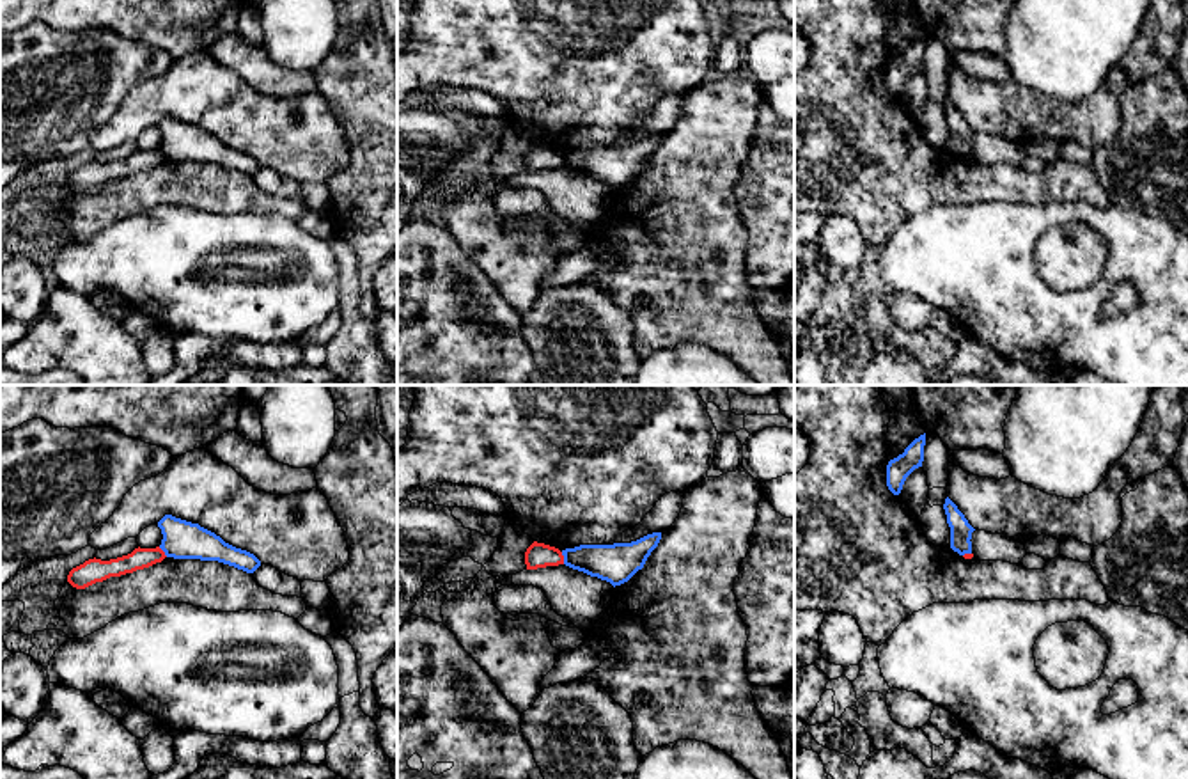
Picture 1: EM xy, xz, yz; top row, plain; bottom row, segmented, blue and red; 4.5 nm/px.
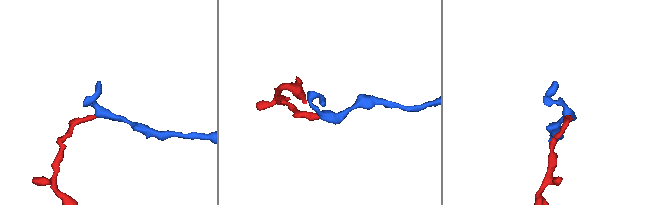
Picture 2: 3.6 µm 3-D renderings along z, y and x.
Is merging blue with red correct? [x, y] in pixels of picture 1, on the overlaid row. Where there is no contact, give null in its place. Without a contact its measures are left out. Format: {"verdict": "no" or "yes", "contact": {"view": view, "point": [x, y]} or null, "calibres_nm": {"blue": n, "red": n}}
{"verdict": "no", "contact": {"view": "xz", "point": [564, 558]}, "calibres_nm": {"blue": 180, "red": 110}}

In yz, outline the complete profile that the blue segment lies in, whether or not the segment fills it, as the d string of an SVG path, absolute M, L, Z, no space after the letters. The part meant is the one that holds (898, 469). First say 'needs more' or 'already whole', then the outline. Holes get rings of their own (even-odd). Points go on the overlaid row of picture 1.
already whole; M926 433L915 438L903 454L890 460L887 465L887 486L894 495L899 495L906 477L924 461Z

